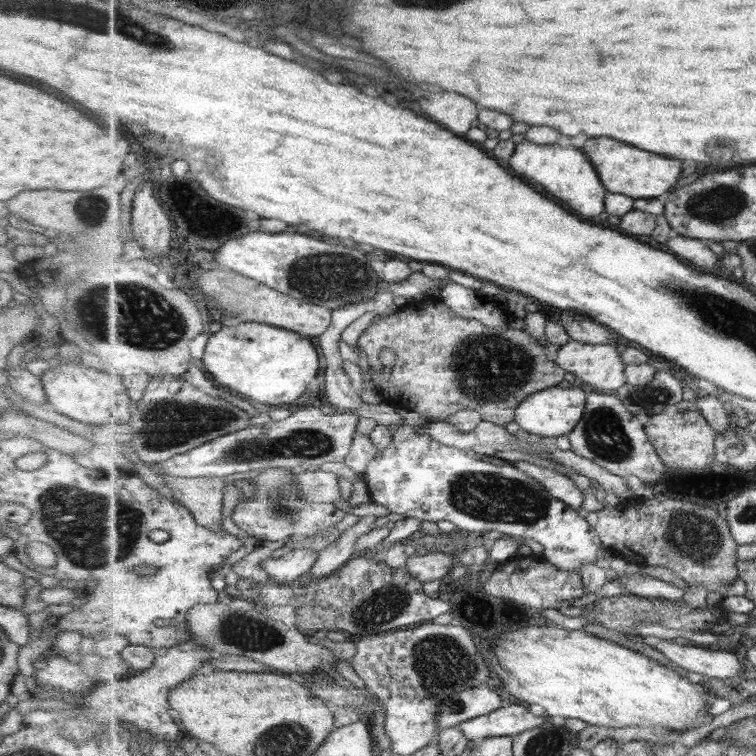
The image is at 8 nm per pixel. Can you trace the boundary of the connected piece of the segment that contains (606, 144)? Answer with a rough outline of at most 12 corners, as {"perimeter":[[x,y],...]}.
{"perimeter":[[609,138],[580,148],[608,192],[664,198],[681,160]]}

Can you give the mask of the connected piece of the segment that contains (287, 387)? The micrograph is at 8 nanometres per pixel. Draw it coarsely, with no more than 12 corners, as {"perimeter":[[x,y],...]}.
{"perimeter":[[255,322],[211,334],[220,388],[271,406],[299,400],[319,352]]}

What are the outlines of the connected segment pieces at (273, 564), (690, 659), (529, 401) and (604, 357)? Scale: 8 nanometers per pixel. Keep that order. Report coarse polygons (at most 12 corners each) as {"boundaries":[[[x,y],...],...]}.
{"boundaries":[[[289,548],[261,566],[282,584],[305,579],[318,552]],[[648,636],[645,643],[669,660],[709,678],[733,678],[743,664],[720,647],[673,644]],[[552,387],[516,408],[520,430],[565,436],[584,418],[581,388]],[[571,339],[556,363],[594,391],[628,385],[615,346]]]}

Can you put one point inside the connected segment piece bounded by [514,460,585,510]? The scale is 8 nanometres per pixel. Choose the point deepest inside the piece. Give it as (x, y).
(558, 485)

